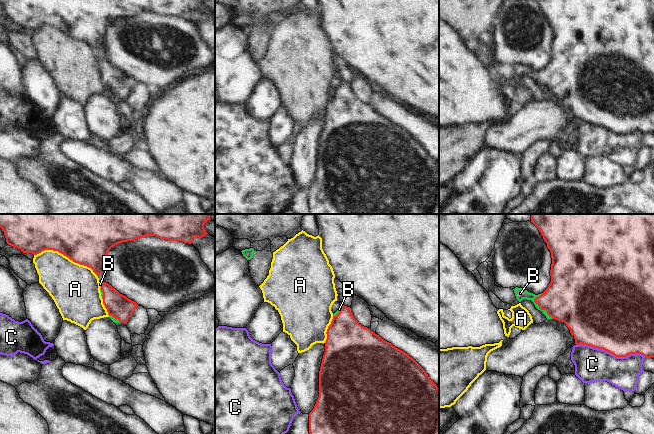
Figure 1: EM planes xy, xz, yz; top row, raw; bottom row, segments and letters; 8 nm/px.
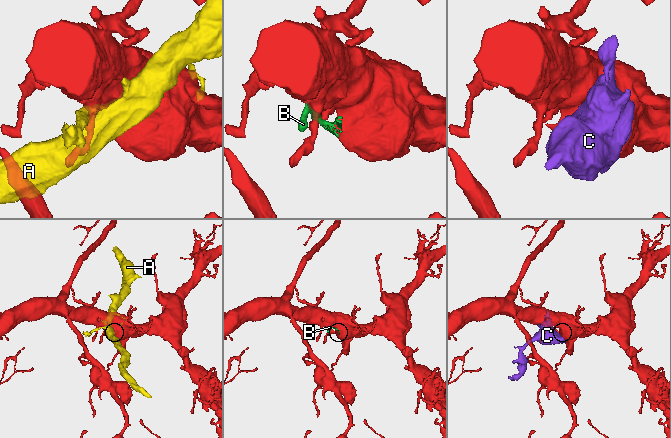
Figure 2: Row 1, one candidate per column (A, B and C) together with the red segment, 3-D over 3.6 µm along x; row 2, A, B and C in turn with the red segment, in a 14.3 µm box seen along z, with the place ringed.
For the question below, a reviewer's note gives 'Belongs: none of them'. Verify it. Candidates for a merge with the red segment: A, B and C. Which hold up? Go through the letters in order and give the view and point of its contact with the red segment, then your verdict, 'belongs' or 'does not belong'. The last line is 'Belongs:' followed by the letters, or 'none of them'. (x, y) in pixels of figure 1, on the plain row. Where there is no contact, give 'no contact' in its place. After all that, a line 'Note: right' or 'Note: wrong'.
A: xy (66, 32) | does not belong
B: yz (539, 83) | belongs
C: yz (611, 129) | does not belong
Belongs: B
Note: wrong

